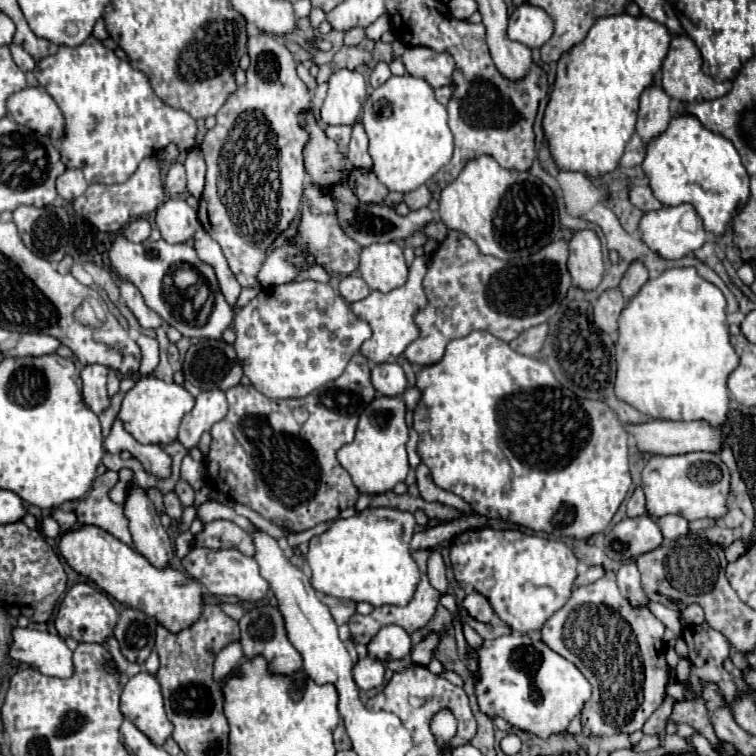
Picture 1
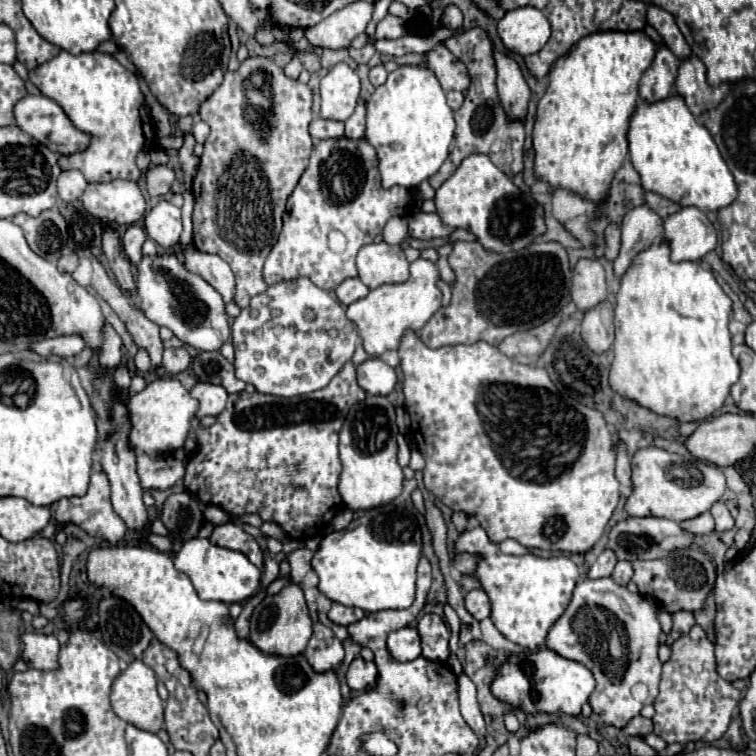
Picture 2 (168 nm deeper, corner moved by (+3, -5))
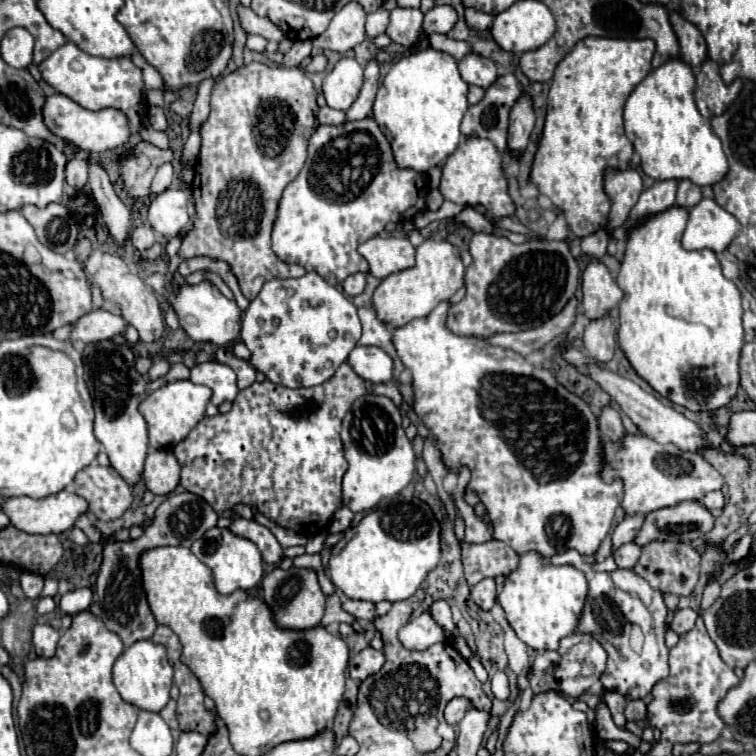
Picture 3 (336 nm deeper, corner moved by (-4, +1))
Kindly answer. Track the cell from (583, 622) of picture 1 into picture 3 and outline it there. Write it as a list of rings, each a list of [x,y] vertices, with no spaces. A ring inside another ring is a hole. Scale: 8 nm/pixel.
[[[632,570],[596,572],[588,582],[588,596],[576,626],[582,634],[592,634],[600,644],[610,646],[612,654],[600,682],[606,690],[616,690],[626,700],[638,700],[668,676],[668,648],[664,644],[666,606],[660,592],[654,592],[644,578]],[[612,576],[612,578],[610,578]],[[622,588],[622,590],[620,590]],[[626,590],[626,592],[624,592]],[[634,594],[634,596],[632,596]],[[640,628],[642,644],[632,644],[632,632]]]

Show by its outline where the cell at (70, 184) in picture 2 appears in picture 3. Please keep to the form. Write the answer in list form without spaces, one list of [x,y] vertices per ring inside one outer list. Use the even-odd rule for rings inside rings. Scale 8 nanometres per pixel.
[[[72,158],[66,164],[66,182],[78,190],[82,190],[88,184],[88,162],[84,158]]]

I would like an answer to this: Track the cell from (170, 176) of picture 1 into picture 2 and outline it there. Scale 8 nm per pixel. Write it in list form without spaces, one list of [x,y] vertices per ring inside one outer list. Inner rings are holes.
[[[149,166],[145,172],[145,188],[149,196],[163,196],[171,190],[171,184],[175,180],[175,172],[171,172],[167,166]]]

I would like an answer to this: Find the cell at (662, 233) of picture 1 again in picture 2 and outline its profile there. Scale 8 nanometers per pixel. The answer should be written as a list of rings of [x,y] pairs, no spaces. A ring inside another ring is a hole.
[[[687,206],[677,214],[671,214],[663,222],[665,240],[671,244],[671,260],[701,260],[717,246],[717,230],[695,206]]]

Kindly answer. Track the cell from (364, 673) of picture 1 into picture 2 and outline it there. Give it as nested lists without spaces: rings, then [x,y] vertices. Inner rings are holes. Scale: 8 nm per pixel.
[[[357,656],[351,662],[345,678],[347,678],[347,686],[351,690],[357,690],[357,692],[367,690],[377,678],[377,666],[375,666],[375,662],[367,662],[361,656]]]

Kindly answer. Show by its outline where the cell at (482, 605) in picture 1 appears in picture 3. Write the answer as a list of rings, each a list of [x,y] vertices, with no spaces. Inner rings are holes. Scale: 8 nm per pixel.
[[[486,578],[472,586],[472,600],[482,608],[490,610],[496,604],[496,584],[492,578]]]

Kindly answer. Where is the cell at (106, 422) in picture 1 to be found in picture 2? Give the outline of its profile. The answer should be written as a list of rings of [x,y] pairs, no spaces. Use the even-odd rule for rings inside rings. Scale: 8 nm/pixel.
[[[119,366],[119,368],[115,370],[115,382],[117,382],[117,386],[121,388],[121,392],[125,392],[125,390],[129,388],[129,384],[131,384],[131,374],[129,374],[129,370],[123,368],[123,366]]]

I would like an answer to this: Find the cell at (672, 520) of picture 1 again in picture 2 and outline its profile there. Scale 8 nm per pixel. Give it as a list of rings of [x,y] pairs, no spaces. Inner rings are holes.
[[[703,512],[701,516],[695,516],[691,520],[685,520],[681,524],[683,530],[689,530],[693,534],[709,534],[715,530],[715,522],[713,522],[713,516],[709,512]]]

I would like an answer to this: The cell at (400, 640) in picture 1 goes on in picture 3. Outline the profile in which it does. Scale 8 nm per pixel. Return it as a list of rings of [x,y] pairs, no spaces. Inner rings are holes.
[[[424,612],[418,618],[410,620],[400,632],[398,638],[402,642],[402,646],[410,648],[410,650],[426,650],[436,642],[444,640],[444,632],[440,630],[440,626],[434,622],[434,618]]]

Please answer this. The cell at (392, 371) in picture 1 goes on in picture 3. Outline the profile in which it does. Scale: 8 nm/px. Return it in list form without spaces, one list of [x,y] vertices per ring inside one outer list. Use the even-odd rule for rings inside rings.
[[[356,346],[356,350],[348,356],[348,362],[354,372],[368,382],[386,384],[394,378],[392,358],[376,346]]]

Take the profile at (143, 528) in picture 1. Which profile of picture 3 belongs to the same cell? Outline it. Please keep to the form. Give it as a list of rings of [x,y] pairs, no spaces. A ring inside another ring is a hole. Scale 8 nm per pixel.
[[[110,340],[88,344],[84,356],[84,380],[94,398],[96,440],[104,446],[110,466],[124,478],[128,486],[140,482],[148,452],[148,432],[138,404],[146,398],[146,380],[134,370],[134,354],[128,344],[114,344]]]

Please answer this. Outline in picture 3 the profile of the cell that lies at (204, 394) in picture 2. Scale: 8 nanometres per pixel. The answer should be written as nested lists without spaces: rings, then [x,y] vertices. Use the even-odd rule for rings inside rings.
[[[218,362],[196,364],[192,368],[190,380],[194,384],[202,384],[202,386],[208,386],[212,390],[210,402],[214,406],[220,406],[222,402],[232,402],[238,394],[234,370],[224,366],[224,364],[218,364]]]

